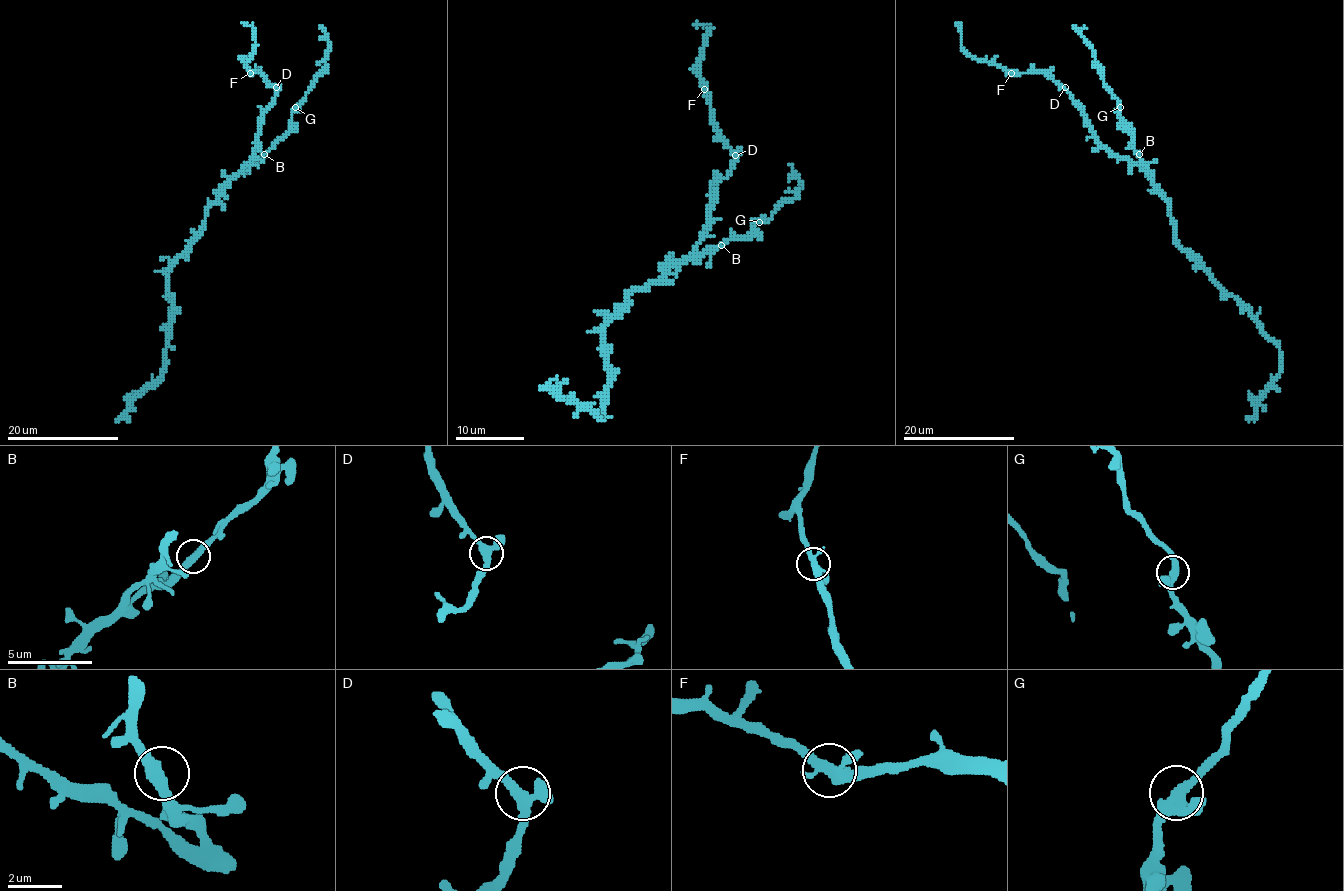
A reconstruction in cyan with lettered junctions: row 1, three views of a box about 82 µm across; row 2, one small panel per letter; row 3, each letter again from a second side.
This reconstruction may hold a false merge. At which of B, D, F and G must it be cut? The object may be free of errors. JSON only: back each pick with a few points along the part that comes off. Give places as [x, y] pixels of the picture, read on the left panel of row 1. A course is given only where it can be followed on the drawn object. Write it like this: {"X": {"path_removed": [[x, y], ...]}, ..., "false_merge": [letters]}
{"false_merge": []}

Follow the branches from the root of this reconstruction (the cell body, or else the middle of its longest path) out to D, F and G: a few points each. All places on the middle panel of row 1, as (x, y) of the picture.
D: (667, 271), (679, 264), (703, 235), (708, 208), (715, 201), (715, 184), (727, 175), (735, 162), (735, 155)
F: (667, 271), (698, 244), (715, 201), (715, 184), (735, 158), (716, 128), (704, 88)
G: (667, 271), (732, 239), (744, 239), (754, 223), (759, 222)

